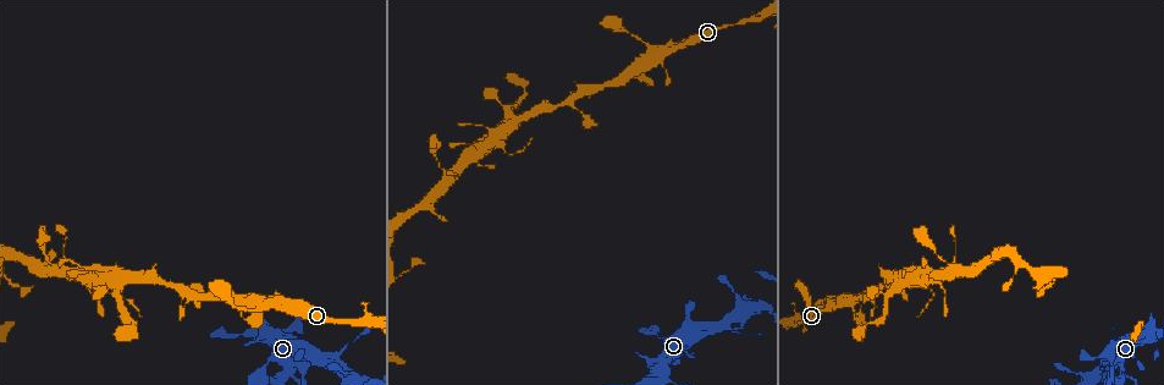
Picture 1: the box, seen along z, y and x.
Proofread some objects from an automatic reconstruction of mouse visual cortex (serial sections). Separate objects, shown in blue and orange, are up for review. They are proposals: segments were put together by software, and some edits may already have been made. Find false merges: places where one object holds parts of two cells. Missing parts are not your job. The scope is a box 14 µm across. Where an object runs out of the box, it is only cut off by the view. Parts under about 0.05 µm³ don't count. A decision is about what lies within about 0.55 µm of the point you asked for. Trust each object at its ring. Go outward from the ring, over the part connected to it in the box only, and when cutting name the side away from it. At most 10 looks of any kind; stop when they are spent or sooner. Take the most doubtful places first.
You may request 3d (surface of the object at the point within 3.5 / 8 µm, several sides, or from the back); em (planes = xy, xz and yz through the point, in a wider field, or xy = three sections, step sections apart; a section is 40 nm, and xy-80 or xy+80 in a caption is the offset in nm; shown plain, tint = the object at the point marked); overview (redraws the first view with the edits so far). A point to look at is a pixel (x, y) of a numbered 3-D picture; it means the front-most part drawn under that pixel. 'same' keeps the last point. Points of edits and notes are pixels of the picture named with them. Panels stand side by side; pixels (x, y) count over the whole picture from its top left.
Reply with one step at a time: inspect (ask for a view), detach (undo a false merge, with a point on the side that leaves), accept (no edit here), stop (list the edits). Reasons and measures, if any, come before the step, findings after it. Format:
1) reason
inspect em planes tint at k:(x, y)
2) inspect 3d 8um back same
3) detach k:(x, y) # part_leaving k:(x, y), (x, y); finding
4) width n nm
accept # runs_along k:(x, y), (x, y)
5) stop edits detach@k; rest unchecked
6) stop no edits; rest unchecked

calibre changes
inspect 3d 8um back at 1:(301, 368)

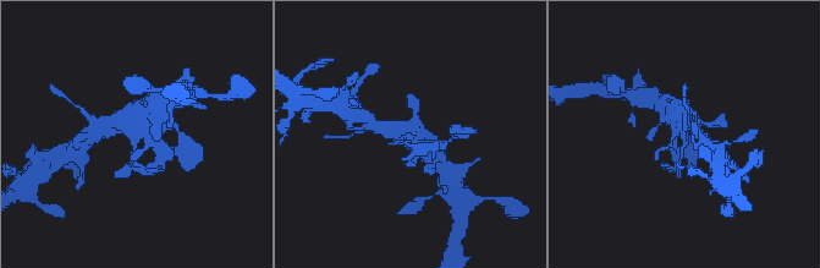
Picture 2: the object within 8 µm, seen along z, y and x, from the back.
zoom in
inspect 3d 3.5um back at 2:(410, 138)

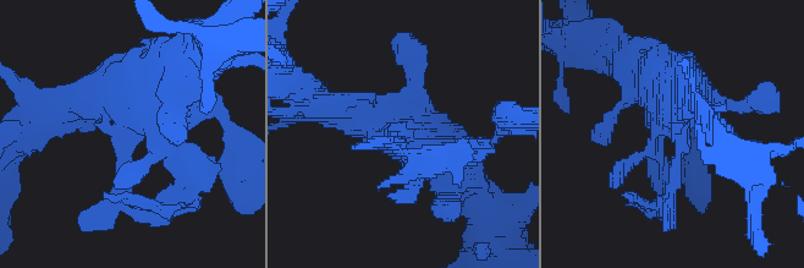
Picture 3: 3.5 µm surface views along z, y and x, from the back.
arms 3; arm_widths 150, 400, 600 nm
inspect em planes tint at 3:(678, 132)

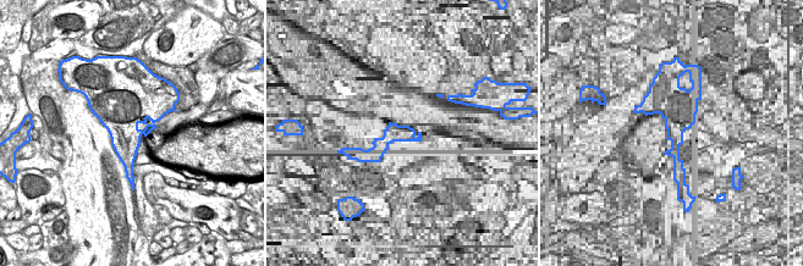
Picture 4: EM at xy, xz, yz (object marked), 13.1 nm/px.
accept # runs_along 3:(171, 88), (130, 103), (130, 186); continuous, no second cell

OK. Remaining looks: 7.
three-way junction
inspect 3d 3.5um at 1:(828, 301)

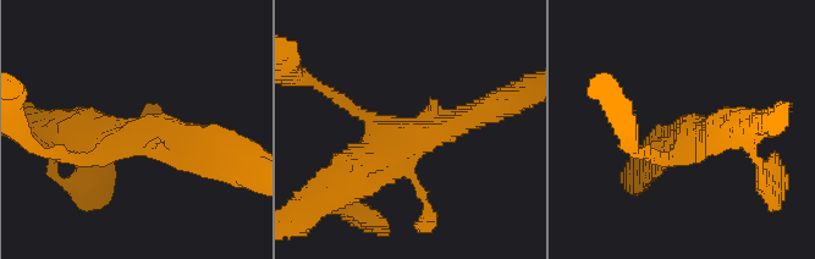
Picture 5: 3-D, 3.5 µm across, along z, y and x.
inspect em planes tint at 5:(401, 145)

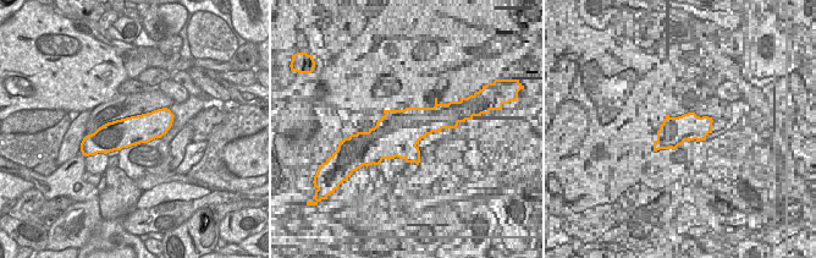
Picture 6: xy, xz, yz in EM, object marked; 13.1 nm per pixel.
accept # continuous, no second cell

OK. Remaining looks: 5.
small branch off a trunk
inspect 3d 8um at 1:(265, 329)

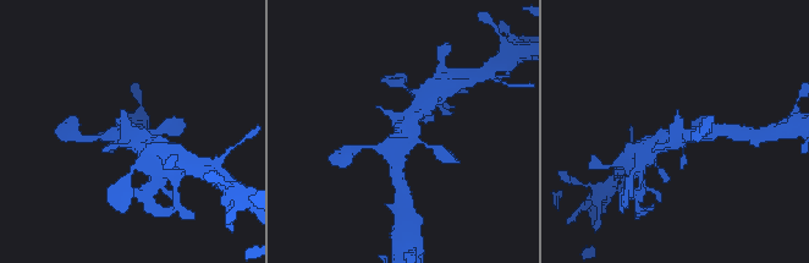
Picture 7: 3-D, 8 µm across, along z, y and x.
inspect em xy step 2 tint at 7:(400, 131)

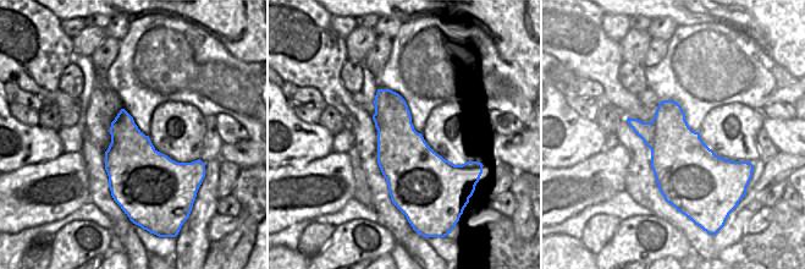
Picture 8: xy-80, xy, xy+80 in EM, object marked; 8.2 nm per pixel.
accept # all the same cell

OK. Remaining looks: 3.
thick turns thin
inspect 3d 3.5um at 1:(180, 285)

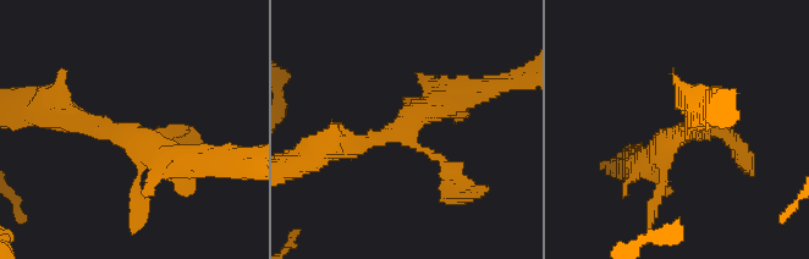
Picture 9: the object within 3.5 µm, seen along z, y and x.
need the tissue
inspect em xy step 5 tint at 9:(677, 135)

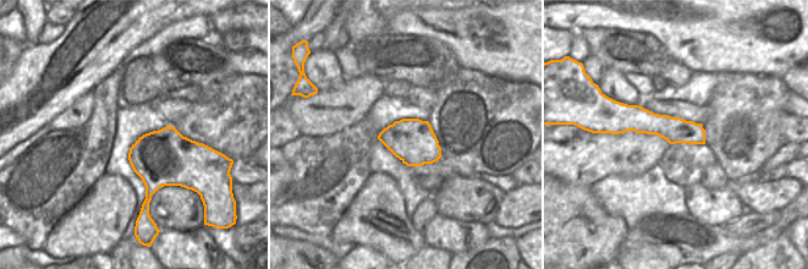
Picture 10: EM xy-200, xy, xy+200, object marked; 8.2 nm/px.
accept # runs_along 10:(621, 125), (657, 124), (702, 141); all the same cell

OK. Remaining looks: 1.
stop no edits; rest unchecked

